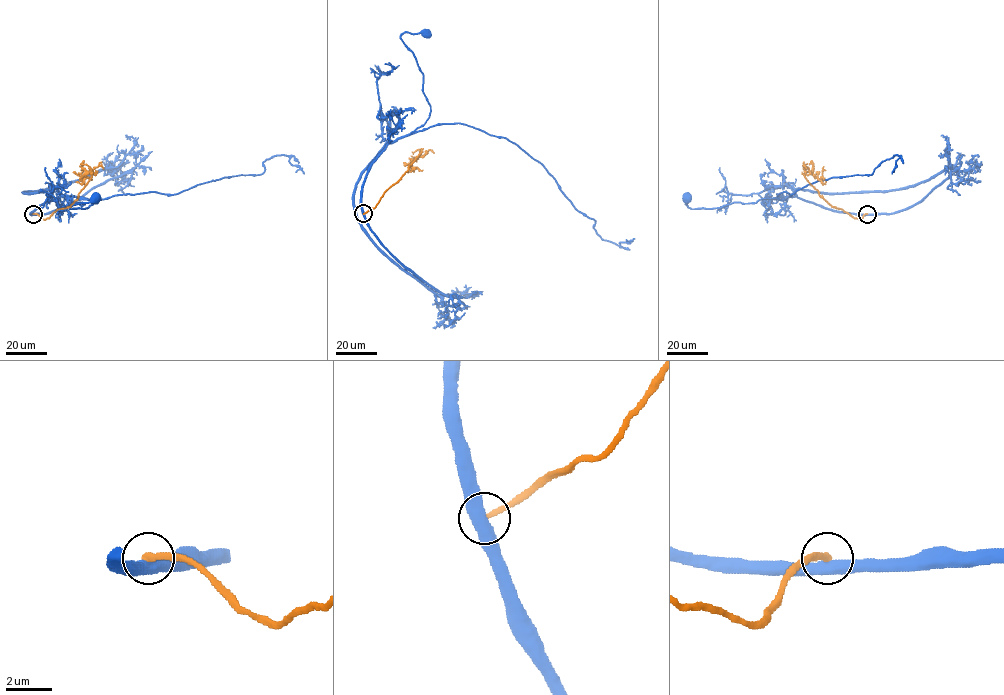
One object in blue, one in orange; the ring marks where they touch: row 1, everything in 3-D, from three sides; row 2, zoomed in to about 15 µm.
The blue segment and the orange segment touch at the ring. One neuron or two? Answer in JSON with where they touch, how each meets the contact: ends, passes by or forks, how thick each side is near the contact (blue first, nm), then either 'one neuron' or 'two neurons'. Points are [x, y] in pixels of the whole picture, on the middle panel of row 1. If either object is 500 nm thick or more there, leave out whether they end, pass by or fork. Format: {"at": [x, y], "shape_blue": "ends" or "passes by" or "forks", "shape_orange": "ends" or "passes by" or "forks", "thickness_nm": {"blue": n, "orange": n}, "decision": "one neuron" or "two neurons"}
{"at": [363, 213], "thickness_nm": {"blue": 550, "orange": 280}, "decision": "two neurons"}

